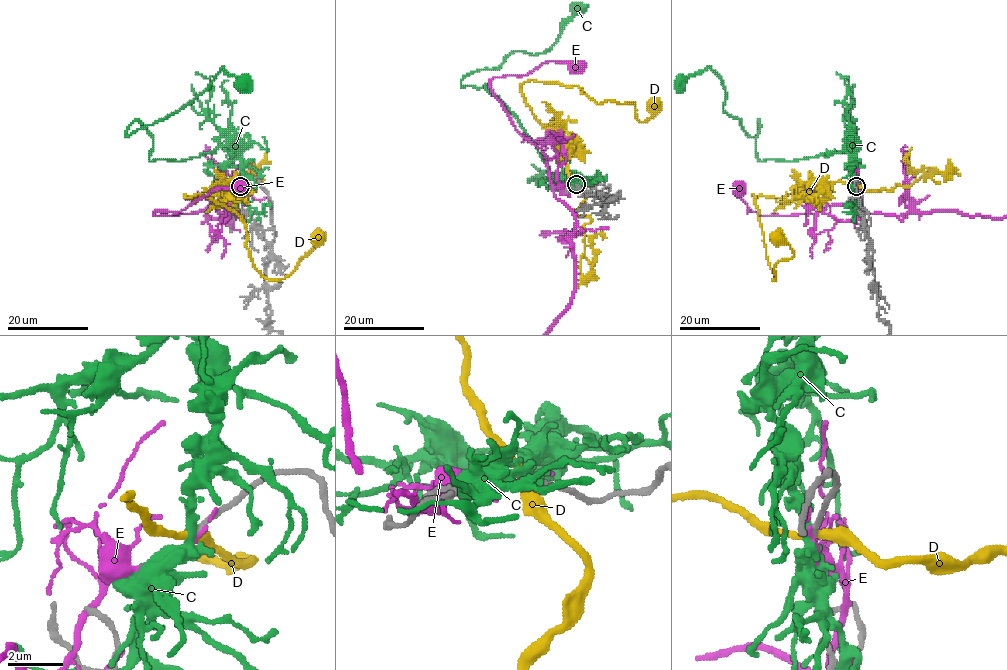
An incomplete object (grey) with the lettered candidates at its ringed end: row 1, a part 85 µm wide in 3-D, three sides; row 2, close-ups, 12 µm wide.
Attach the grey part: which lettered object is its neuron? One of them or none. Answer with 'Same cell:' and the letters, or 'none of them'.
Same cell: none of them

